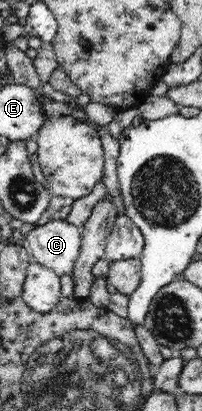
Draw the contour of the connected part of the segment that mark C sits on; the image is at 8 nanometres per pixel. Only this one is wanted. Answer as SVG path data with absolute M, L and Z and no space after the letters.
M51 220L33 228L25 245L31 261L52 269L58 276L70 275L80 254L81 227L67 220Z

